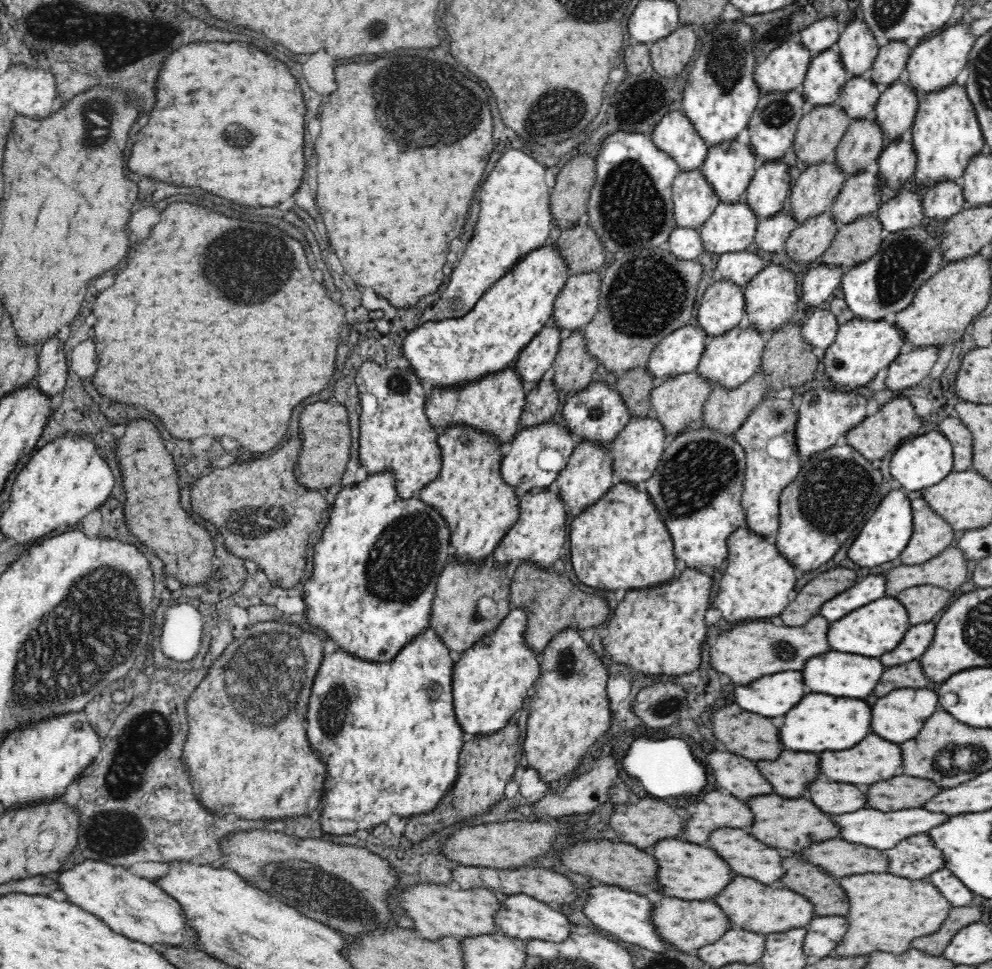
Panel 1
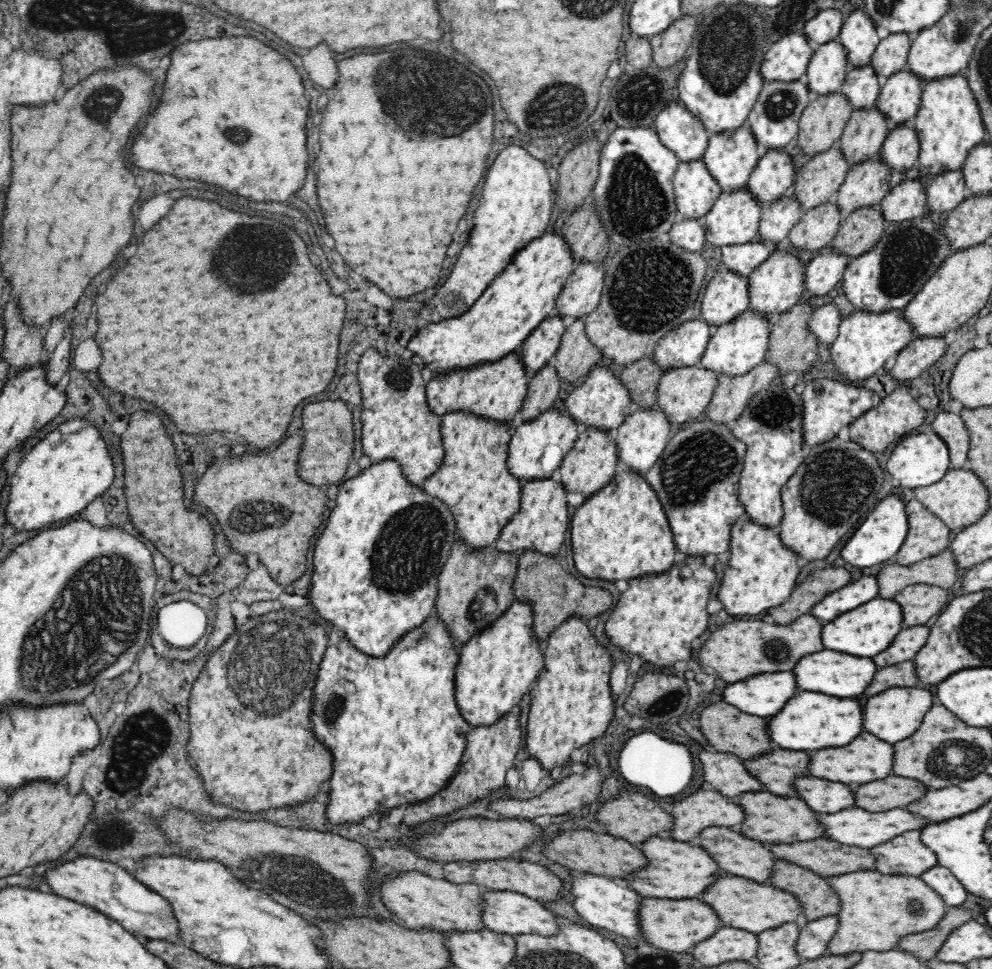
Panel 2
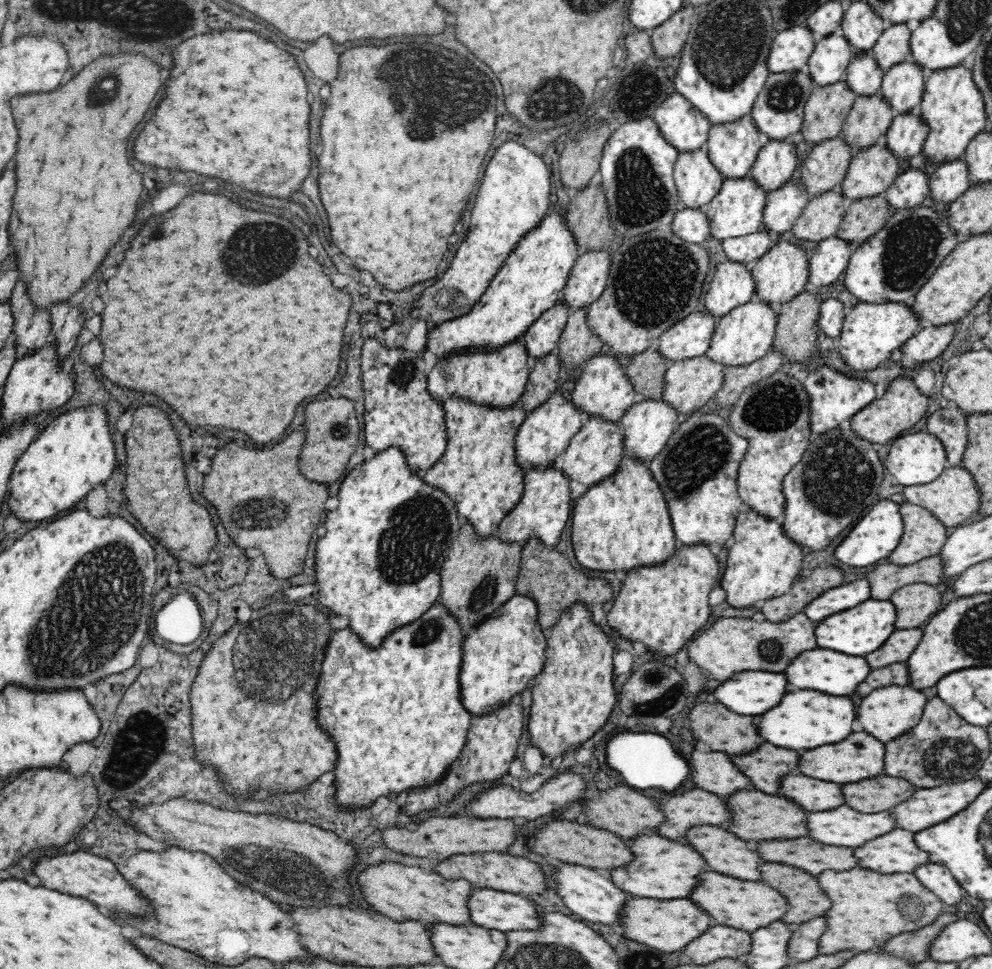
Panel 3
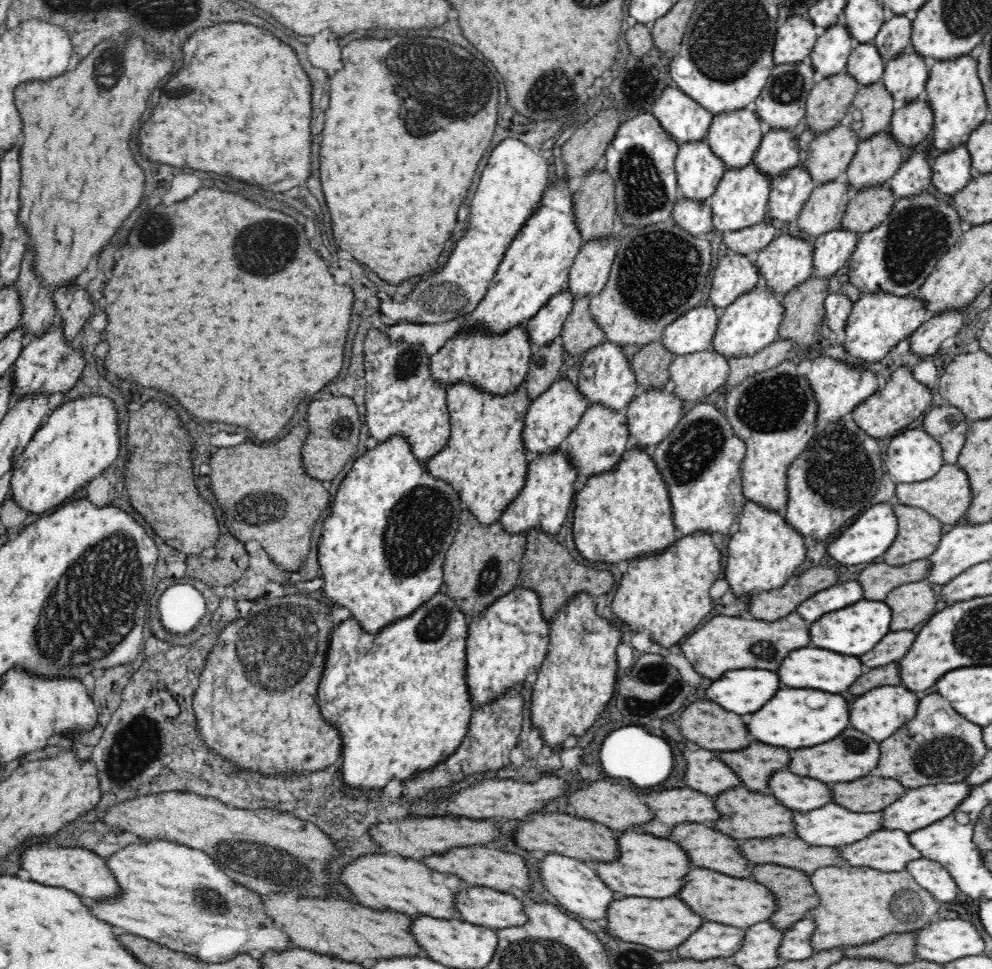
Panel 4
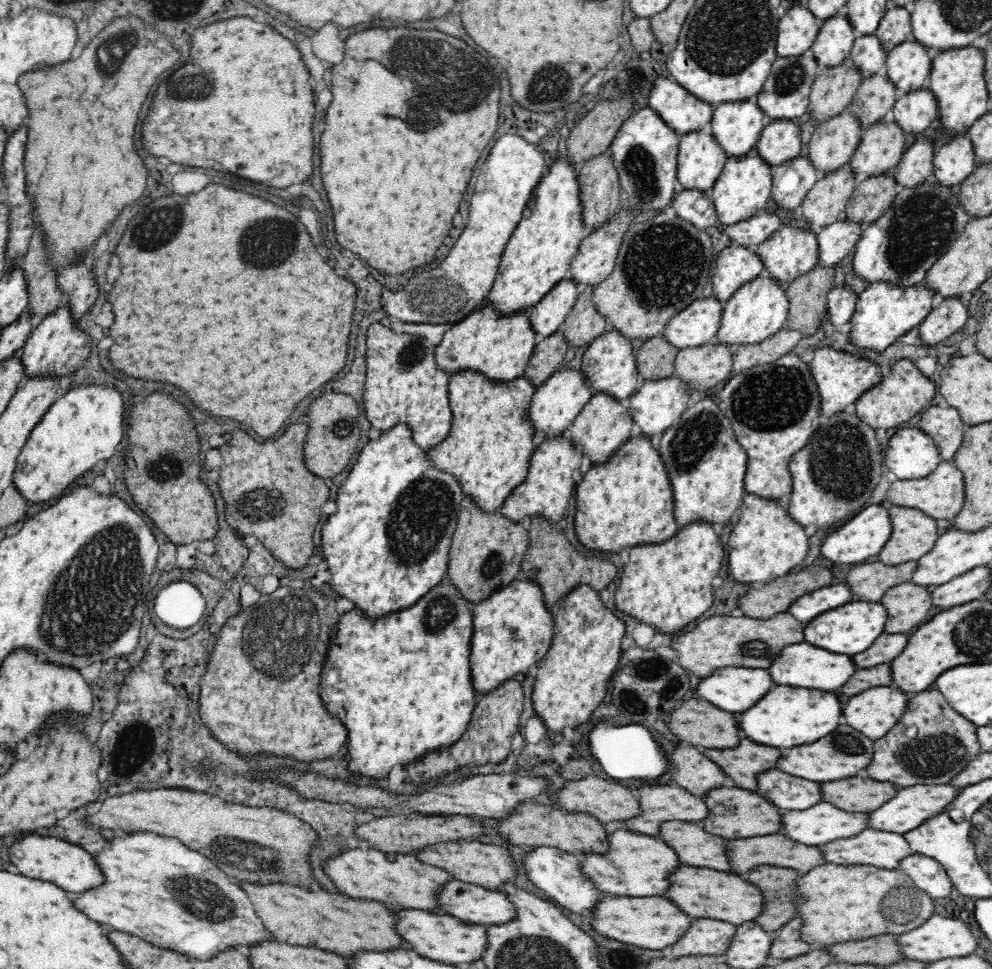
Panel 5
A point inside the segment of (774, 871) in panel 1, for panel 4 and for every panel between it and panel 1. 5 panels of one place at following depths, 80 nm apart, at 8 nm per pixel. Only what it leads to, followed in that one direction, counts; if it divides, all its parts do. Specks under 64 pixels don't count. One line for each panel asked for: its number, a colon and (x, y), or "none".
2: (735, 853)
3: (724, 852)
4: (707, 847)

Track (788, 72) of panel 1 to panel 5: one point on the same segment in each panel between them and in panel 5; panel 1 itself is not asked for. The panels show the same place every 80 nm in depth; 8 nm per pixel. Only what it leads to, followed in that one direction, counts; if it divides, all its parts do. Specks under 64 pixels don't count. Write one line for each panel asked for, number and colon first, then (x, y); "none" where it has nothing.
2: (786, 60)
3: (790, 51)
4: (794, 41)
5: (796, 32)

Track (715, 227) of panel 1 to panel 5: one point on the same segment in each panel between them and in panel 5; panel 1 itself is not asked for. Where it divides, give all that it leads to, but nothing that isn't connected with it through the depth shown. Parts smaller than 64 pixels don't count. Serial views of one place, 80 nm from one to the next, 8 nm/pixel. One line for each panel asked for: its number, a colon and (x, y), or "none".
2: (734, 220)
3: (737, 210)
4: (740, 201)
5: (743, 189)

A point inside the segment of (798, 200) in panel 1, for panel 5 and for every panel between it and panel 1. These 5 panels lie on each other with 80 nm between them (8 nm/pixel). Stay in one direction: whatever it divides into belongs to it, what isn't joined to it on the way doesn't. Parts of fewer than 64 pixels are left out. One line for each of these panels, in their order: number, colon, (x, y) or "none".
2: (817, 183)
3: (826, 166)
4: (829, 156)
5: (833, 144)

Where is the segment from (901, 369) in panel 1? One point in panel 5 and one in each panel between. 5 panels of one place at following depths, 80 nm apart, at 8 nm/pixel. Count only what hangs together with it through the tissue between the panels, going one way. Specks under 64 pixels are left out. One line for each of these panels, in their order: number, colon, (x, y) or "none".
2: (918, 355)
3: (931, 342)
4: (926, 341)
5: (949, 315)

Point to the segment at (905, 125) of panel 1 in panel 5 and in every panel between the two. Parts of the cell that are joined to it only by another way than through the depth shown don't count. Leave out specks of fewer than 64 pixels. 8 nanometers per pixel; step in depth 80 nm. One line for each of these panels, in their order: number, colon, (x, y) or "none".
2: (900, 97)
3: (902, 87)
4: (905, 77)
5: (908, 66)

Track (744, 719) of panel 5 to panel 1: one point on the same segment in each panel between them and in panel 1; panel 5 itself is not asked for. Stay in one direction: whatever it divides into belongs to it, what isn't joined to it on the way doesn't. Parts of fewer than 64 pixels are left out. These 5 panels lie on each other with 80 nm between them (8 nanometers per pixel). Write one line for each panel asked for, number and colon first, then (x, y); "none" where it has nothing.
1: (818, 723)
2: (810, 721)
3: (804, 719)
4: (796, 717)

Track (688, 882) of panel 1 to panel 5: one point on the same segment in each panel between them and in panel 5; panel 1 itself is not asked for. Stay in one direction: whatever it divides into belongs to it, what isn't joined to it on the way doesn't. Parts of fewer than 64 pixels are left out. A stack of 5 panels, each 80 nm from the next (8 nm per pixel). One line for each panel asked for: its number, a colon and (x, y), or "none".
2: (675, 869)
3: (664, 868)
4: (650, 866)
5: (636, 864)

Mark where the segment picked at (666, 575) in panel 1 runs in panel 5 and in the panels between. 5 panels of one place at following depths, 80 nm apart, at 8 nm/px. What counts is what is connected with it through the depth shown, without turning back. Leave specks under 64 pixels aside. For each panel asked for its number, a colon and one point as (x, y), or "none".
2: (621, 533)
3: (622, 523)
4: (623, 514)
5: (626, 502)

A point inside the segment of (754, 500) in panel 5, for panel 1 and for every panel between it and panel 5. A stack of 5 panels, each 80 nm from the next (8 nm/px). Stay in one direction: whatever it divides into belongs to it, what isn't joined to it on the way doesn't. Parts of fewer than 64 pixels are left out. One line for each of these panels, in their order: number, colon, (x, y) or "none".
1: (758, 583)
2: (761, 573)
3: (762, 563)
4: (764, 553)

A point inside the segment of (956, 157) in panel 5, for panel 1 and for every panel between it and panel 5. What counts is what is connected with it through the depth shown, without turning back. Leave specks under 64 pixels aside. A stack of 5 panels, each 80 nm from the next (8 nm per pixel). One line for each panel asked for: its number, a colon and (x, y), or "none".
1: (946, 199)
2: (946, 191)
3: (951, 181)
4: (952, 171)

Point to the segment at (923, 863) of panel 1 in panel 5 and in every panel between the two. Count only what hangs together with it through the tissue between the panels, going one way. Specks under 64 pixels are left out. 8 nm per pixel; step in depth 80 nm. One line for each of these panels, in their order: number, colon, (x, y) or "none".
2: (906, 854)
3: (897, 852)
4: (888, 850)
5: (880, 849)

